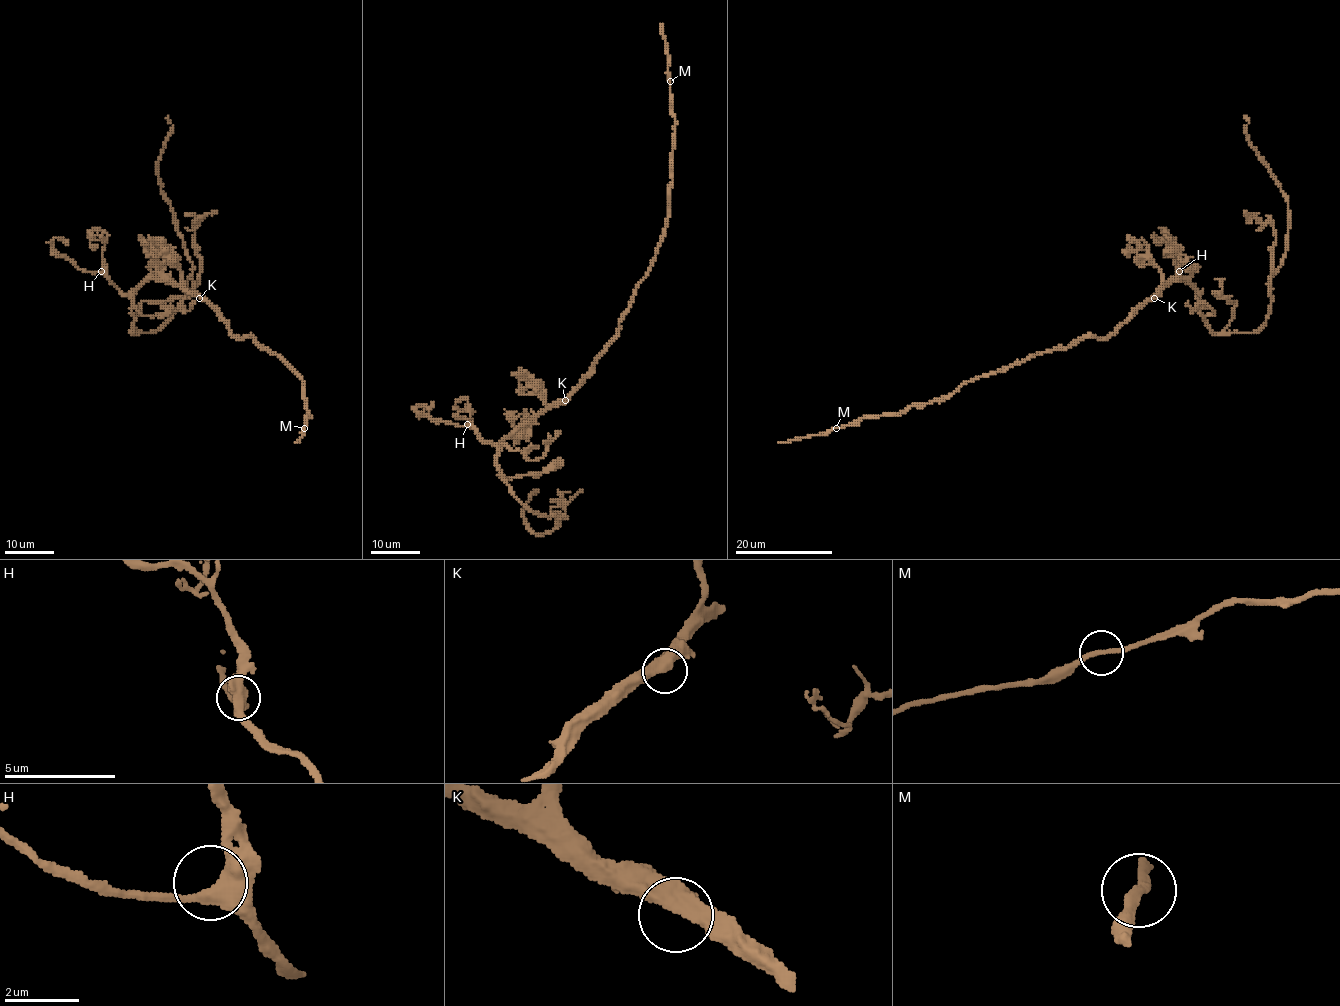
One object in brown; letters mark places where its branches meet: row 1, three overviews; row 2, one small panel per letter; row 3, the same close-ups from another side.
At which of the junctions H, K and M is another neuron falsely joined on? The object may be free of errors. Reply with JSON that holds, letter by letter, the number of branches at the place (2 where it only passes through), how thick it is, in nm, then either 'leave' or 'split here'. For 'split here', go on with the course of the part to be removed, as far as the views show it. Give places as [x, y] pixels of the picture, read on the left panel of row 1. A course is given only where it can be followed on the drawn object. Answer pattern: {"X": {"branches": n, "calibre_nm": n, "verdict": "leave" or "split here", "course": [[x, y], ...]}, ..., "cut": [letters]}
{"H": {"branches": 3, "calibre_nm": 400, "verdict": "leave"}, "K": {"branches": 2, "calibre_nm": 550, "verdict": "leave"}, "M": {"branches": 2, "calibre_nm": 220, "verdict": "leave"}, "cut": []}

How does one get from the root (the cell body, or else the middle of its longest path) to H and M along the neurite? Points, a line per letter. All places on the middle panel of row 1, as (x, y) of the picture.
H: (566, 399), (550, 404), (496, 444), (485, 443), (467, 424)
M: (566, 399), (617, 334), (618, 323), (651, 265), (664, 228), (674, 133), (669, 82)

